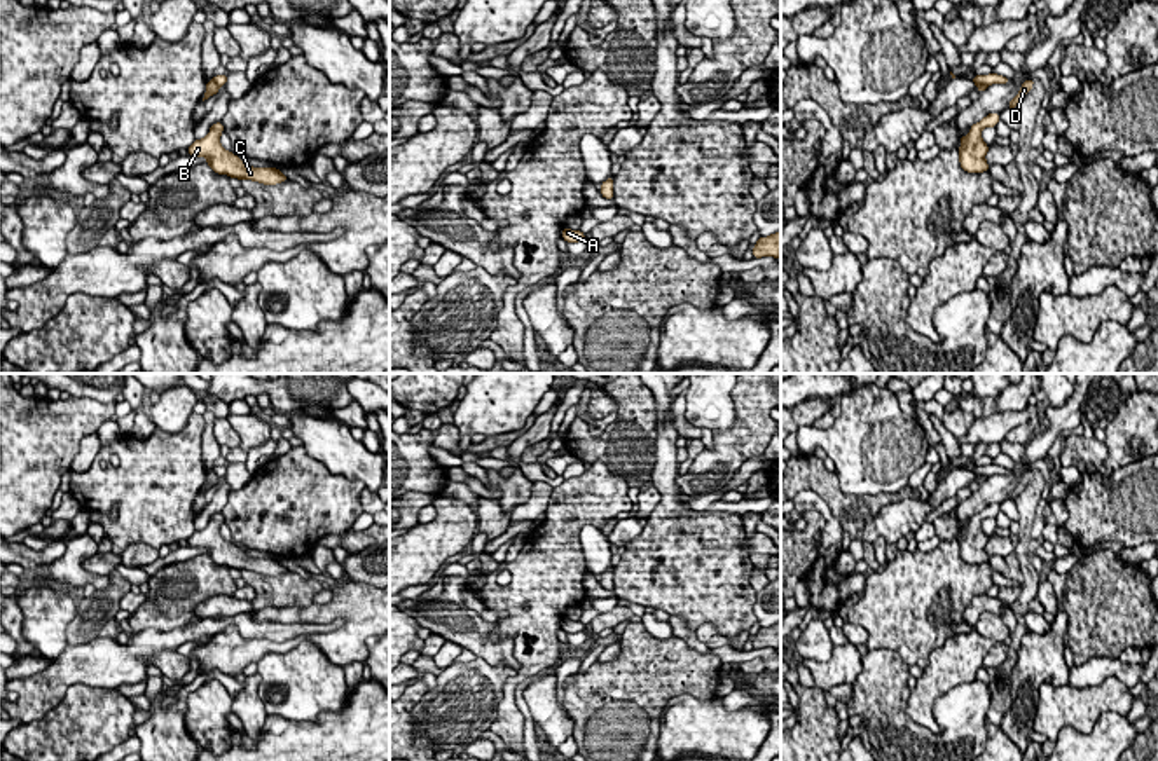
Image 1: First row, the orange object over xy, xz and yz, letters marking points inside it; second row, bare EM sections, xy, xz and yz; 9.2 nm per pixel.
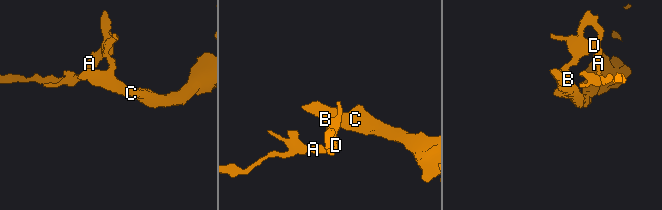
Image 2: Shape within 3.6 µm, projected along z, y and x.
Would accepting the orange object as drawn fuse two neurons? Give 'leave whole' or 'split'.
leave whole

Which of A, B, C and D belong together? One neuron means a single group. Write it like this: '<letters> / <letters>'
A B C D

